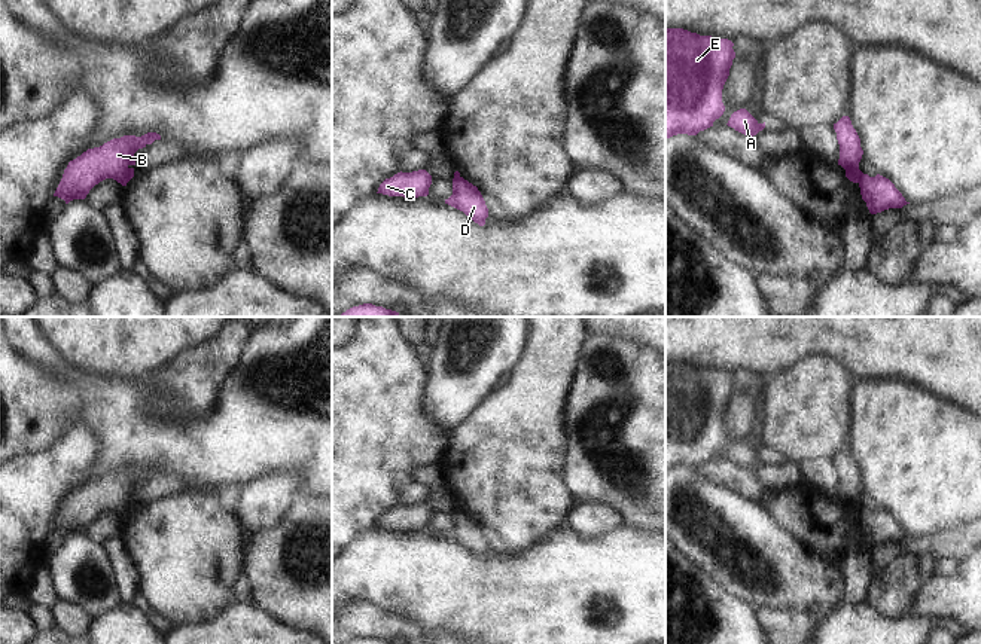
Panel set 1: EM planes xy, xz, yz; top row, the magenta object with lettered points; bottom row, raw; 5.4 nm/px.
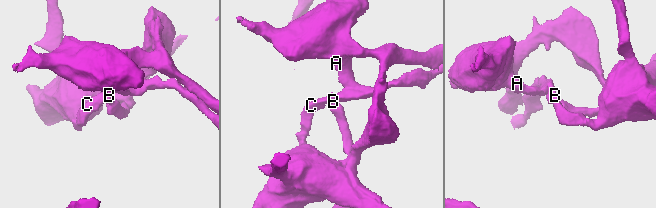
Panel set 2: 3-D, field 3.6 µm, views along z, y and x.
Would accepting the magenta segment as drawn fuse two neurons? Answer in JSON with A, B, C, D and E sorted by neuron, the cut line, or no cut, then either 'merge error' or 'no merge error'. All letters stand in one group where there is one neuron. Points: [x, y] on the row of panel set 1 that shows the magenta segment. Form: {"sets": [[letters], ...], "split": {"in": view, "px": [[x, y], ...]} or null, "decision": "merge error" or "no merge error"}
{"sets": [["A", "D", "E"], ["B", "C"]], "split": {"in": "yz", "px": [[862, 173], [858, 182]]}, "decision": "merge error"}

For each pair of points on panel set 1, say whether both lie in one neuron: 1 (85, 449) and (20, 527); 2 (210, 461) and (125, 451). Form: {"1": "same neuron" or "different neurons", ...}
{"1": "same neuron", "2": "same neuron"}

